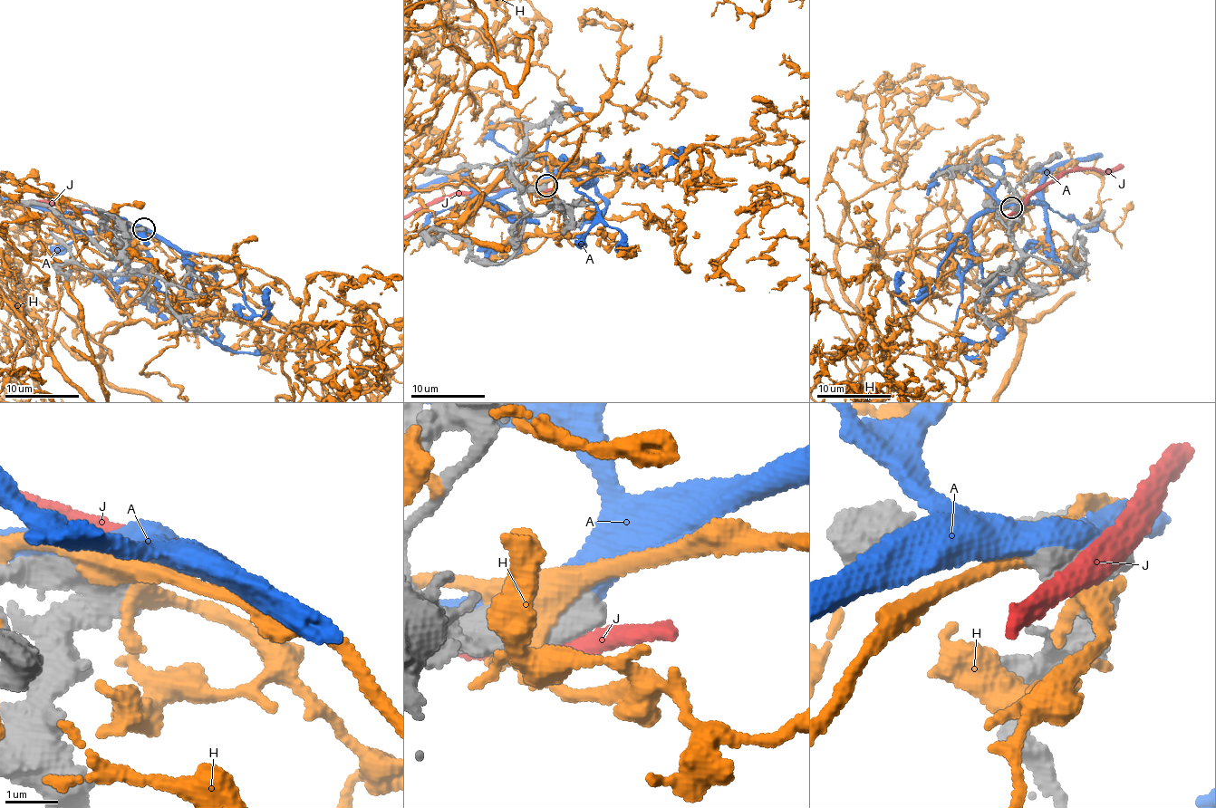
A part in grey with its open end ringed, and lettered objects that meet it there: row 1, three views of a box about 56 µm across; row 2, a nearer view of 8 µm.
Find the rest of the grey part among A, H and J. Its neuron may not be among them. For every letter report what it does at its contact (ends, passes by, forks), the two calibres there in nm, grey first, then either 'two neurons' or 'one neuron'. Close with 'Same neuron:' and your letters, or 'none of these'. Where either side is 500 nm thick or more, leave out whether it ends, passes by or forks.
A: 550/500 nm | two neurons
H: 550/460 nm | two neurons
J: 500/460 nm | two neurons
Same neuron: none of these

